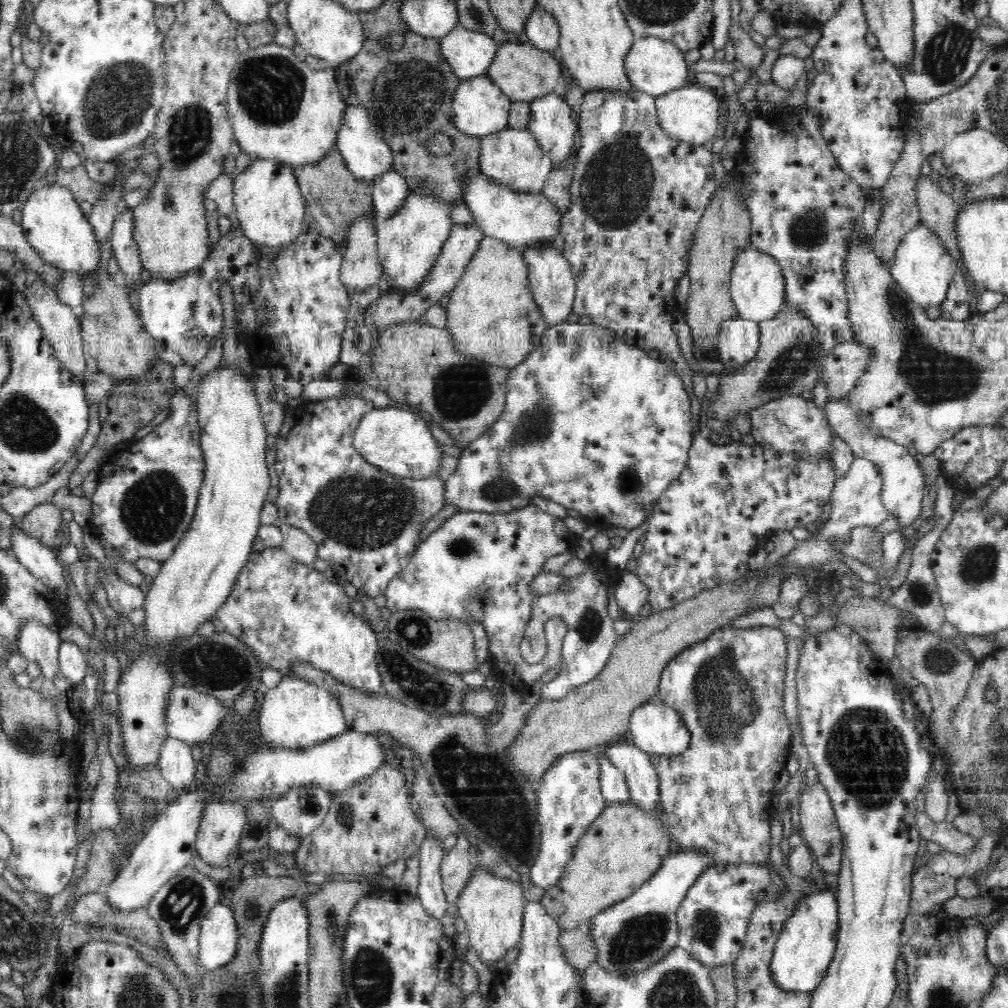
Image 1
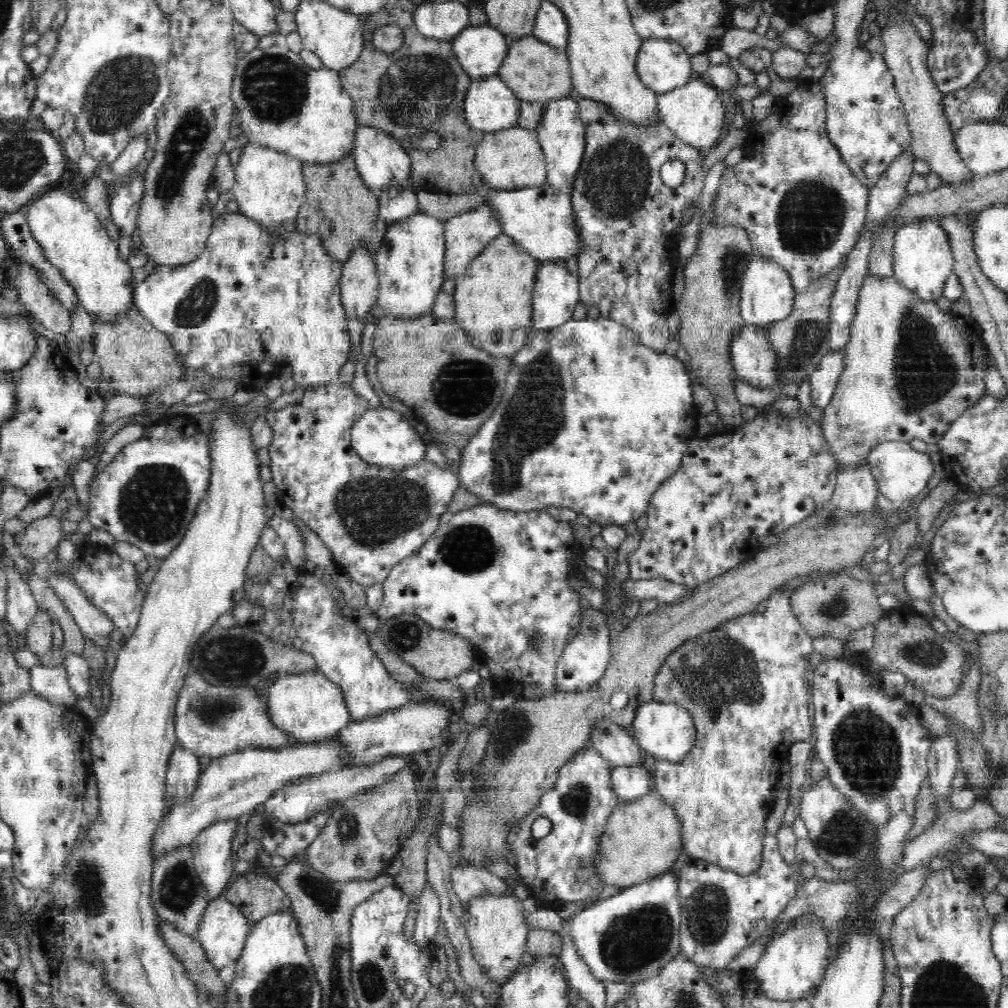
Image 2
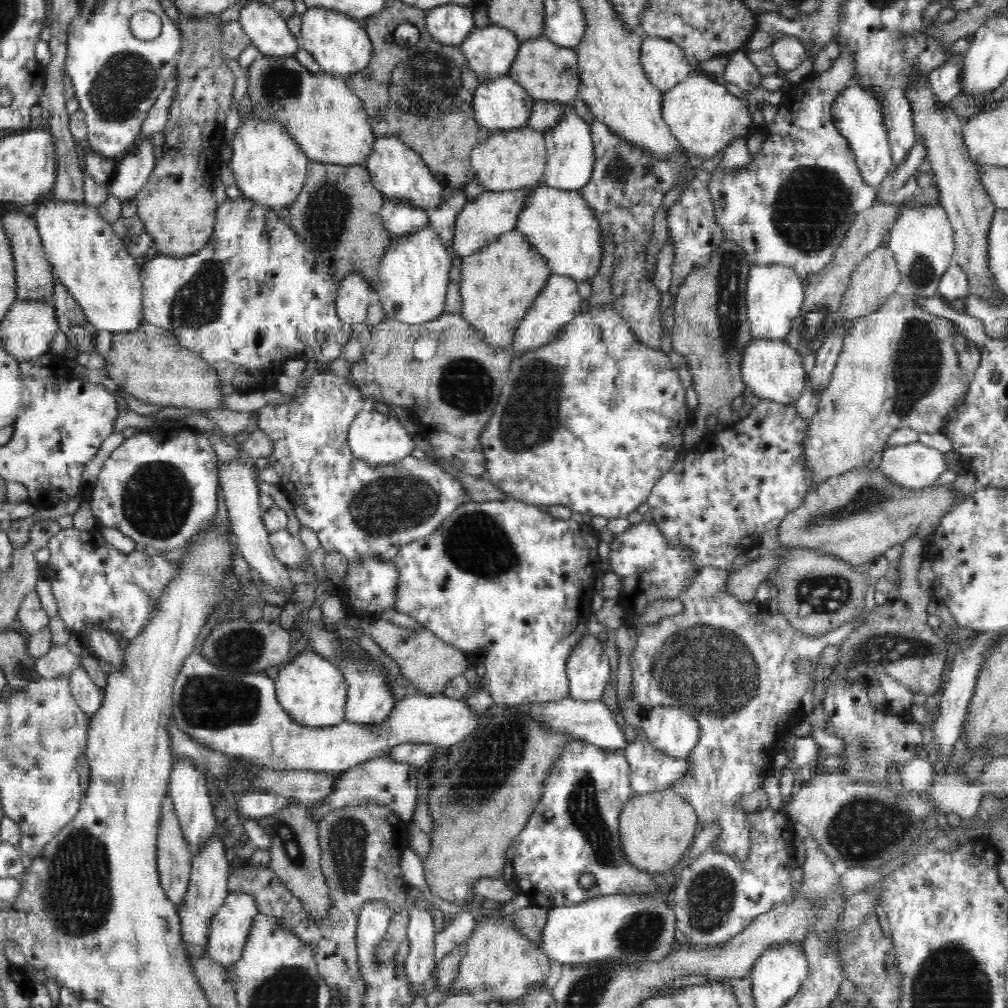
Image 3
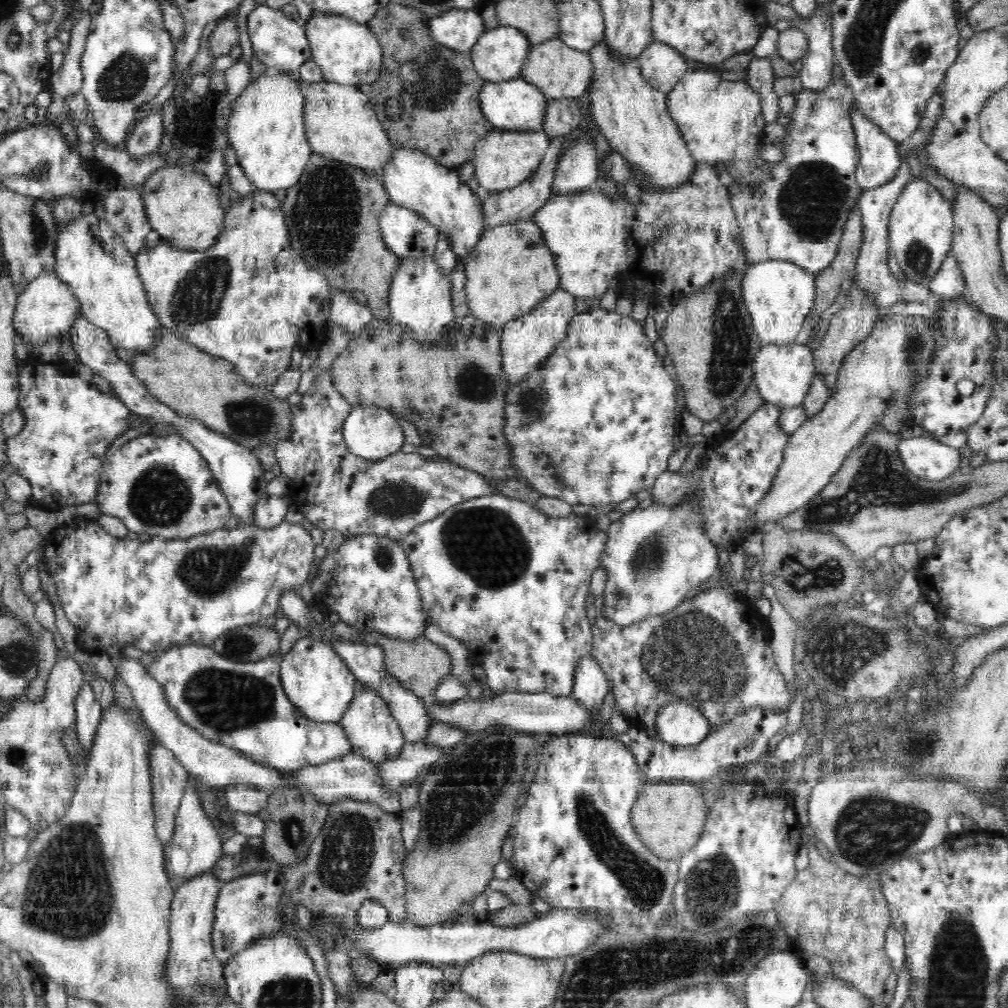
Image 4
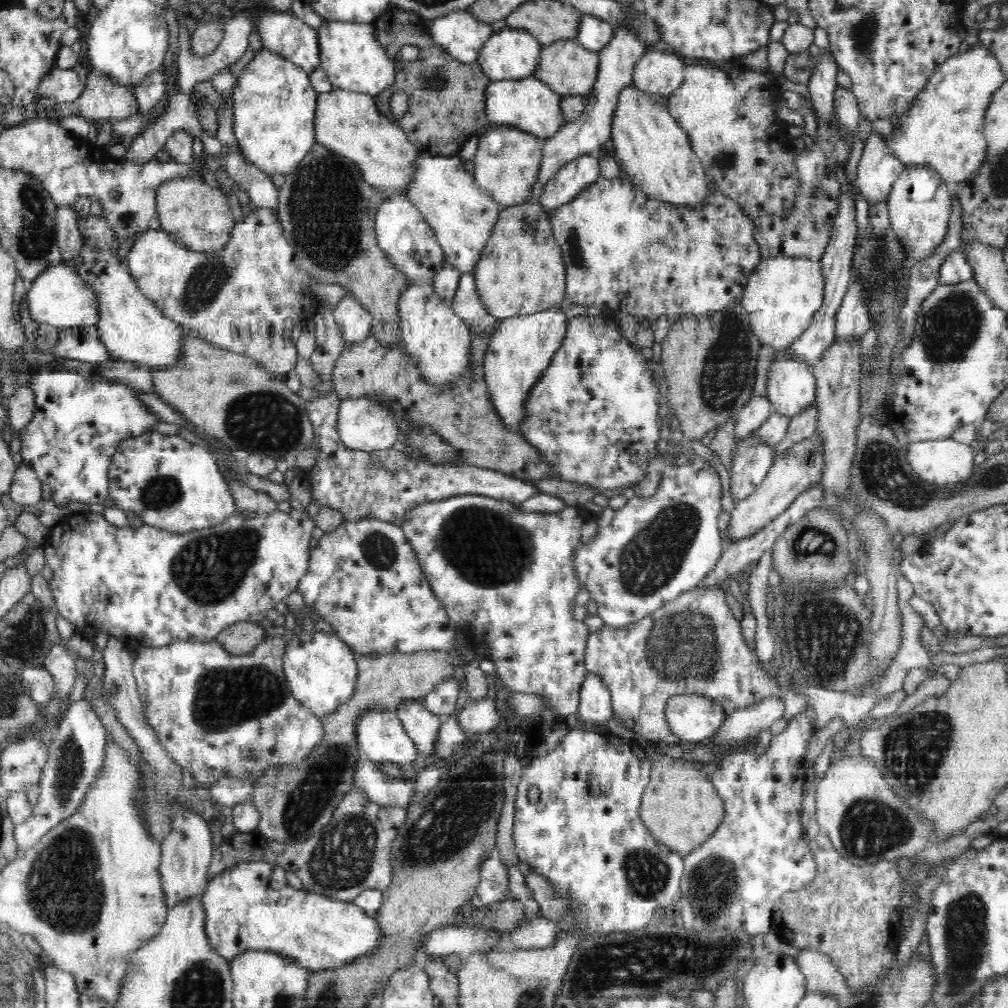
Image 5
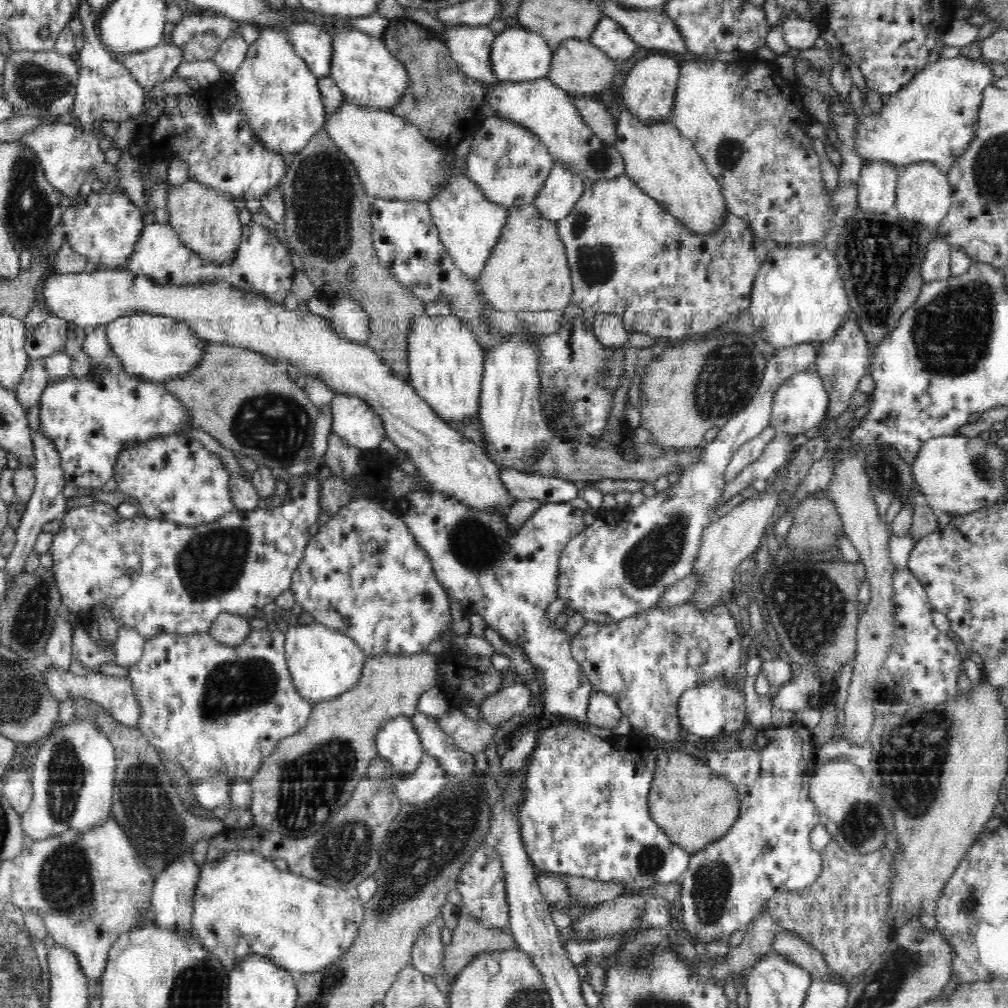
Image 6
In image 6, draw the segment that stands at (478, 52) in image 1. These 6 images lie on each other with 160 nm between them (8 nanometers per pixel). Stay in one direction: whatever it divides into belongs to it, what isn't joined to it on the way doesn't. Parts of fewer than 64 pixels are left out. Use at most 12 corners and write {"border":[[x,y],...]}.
{"border":[[507,26],[491,66],[502,83],[547,78],[553,48],[538,32]]}

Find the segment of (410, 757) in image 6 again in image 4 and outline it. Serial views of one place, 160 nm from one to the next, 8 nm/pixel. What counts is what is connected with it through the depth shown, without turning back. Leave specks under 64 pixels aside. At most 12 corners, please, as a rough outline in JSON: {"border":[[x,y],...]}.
{"border":[[361,683],[338,723],[374,763],[406,742],[386,701]]}

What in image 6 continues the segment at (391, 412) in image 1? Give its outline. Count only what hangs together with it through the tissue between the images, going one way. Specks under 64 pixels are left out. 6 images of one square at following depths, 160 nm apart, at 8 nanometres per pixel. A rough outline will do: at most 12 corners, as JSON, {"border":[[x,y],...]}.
{"border":[[337,393],[332,432],[361,449],[385,437],[380,415],[357,396]]}

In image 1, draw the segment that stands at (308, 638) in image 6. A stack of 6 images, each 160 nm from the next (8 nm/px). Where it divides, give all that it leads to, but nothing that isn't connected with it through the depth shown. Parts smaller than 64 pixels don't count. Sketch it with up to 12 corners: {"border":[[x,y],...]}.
{"border":[[284,677],[258,705],[260,743],[311,747],[350,730],[332,693]]}

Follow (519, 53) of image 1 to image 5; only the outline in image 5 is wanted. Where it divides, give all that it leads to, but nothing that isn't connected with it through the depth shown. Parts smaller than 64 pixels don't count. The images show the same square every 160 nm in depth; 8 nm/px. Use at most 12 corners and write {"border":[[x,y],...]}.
{"border":[[575,39],[543,46],[534,77],[560,96],[586,96],[599,51]]}

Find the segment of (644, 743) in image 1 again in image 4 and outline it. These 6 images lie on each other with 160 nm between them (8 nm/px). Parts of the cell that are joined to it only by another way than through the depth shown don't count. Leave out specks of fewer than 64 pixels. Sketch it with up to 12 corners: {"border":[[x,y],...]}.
{"border":[[686,700],[664,705],[653,735],[673,747],[691,747],[711,730]]}

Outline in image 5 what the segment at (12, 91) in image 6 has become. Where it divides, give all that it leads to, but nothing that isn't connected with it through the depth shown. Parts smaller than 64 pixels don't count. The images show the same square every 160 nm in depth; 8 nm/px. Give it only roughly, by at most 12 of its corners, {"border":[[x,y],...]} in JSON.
{"border":[[54,66],[35,100],[77,102],[85,88],[73,69]]}

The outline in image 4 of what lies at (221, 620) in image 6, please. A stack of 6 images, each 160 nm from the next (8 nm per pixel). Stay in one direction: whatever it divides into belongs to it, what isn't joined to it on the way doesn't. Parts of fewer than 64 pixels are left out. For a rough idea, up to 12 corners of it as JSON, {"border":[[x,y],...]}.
{"border":[[264,623],[234,627],[212,644],[248,664],[279,652],[281,635]]}

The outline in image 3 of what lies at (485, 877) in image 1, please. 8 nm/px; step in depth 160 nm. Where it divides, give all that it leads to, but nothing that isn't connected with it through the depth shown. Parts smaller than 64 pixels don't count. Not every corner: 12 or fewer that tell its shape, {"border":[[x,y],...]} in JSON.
{"border":[[484,917],[462,947],[452,993],[521,1004],[550,957]]}

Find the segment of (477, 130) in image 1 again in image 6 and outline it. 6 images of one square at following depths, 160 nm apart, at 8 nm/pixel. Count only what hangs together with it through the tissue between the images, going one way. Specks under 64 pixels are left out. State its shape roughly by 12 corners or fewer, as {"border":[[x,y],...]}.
{"border":[[544,78],[494,84],[486,117],[525,127],[586,185],[625,174],[575,97]]}

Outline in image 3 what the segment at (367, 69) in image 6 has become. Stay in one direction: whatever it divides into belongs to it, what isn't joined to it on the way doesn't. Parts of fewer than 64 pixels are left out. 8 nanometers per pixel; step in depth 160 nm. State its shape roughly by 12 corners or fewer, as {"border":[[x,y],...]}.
{"border":[[322,7],[301,14],[297,41],[323,73],[364,70],[370,37],[358,20]]}

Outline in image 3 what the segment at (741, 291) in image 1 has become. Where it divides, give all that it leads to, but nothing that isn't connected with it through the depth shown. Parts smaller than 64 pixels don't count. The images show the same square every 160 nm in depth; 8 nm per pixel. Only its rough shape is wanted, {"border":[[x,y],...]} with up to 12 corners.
{"border":[[782,264],[753,265],[746,286],[753,339],[783,340],[804,283]]}

